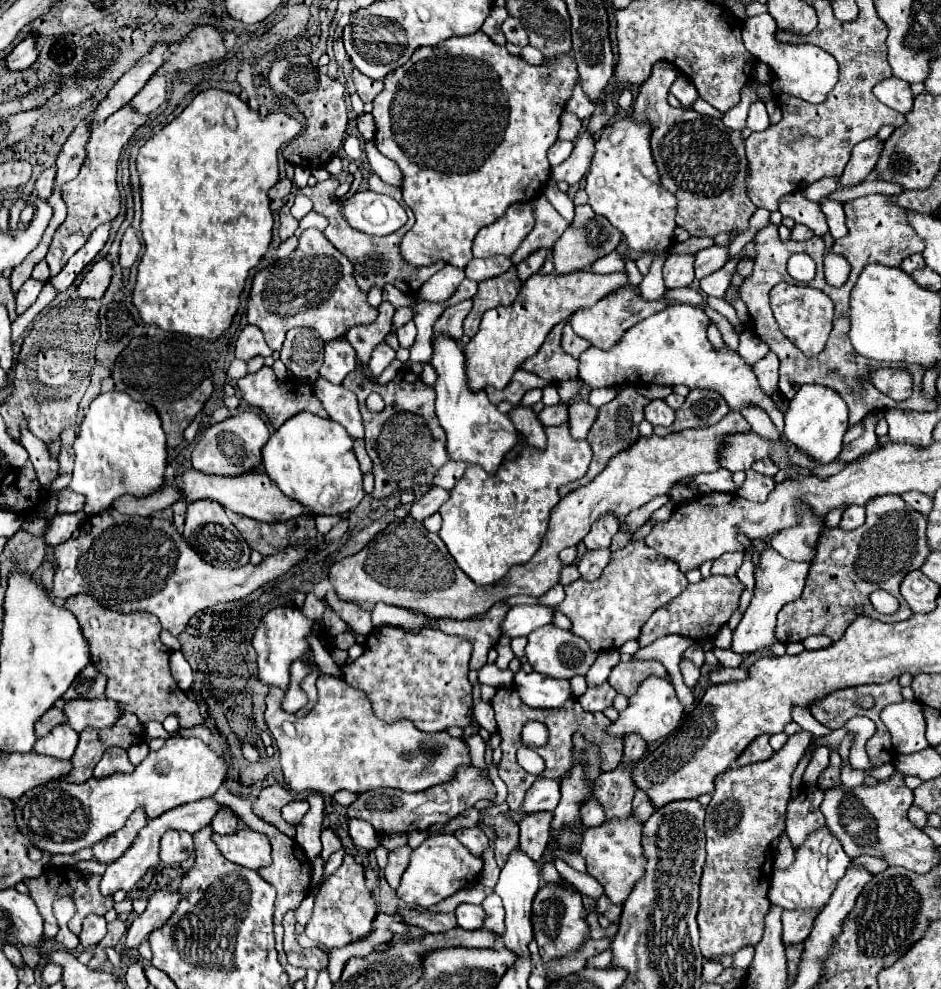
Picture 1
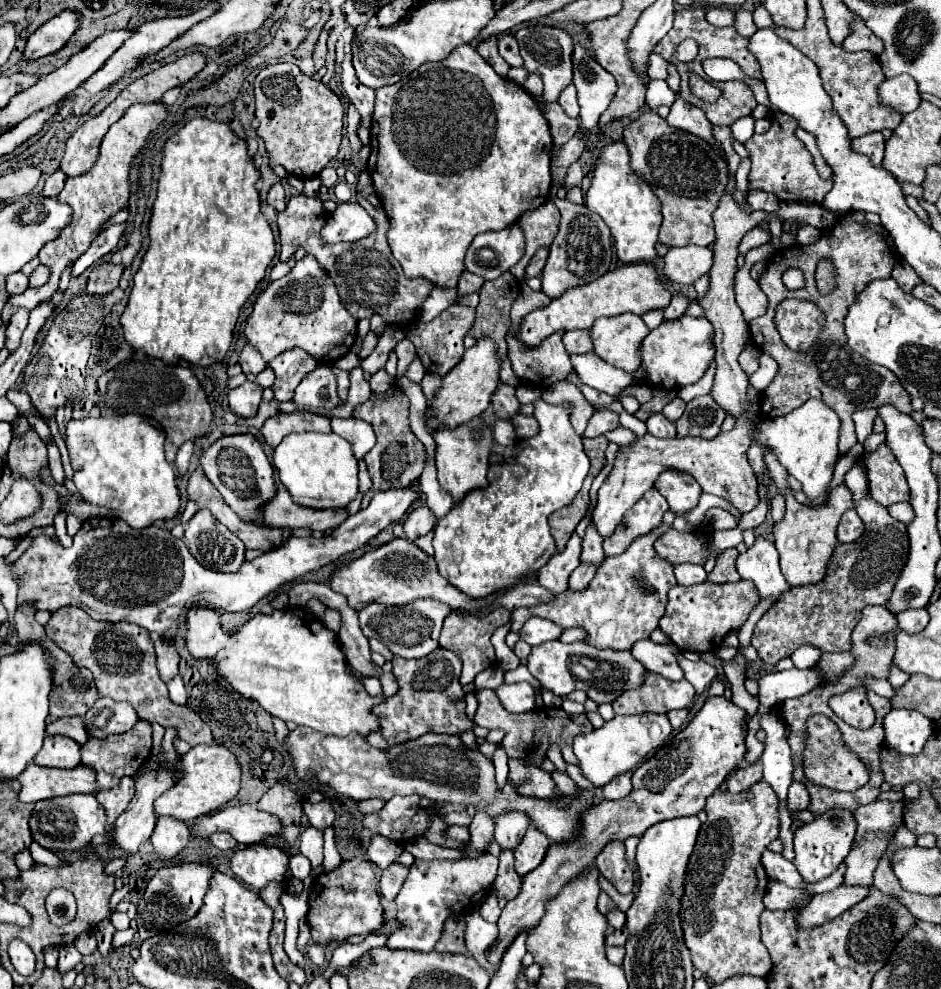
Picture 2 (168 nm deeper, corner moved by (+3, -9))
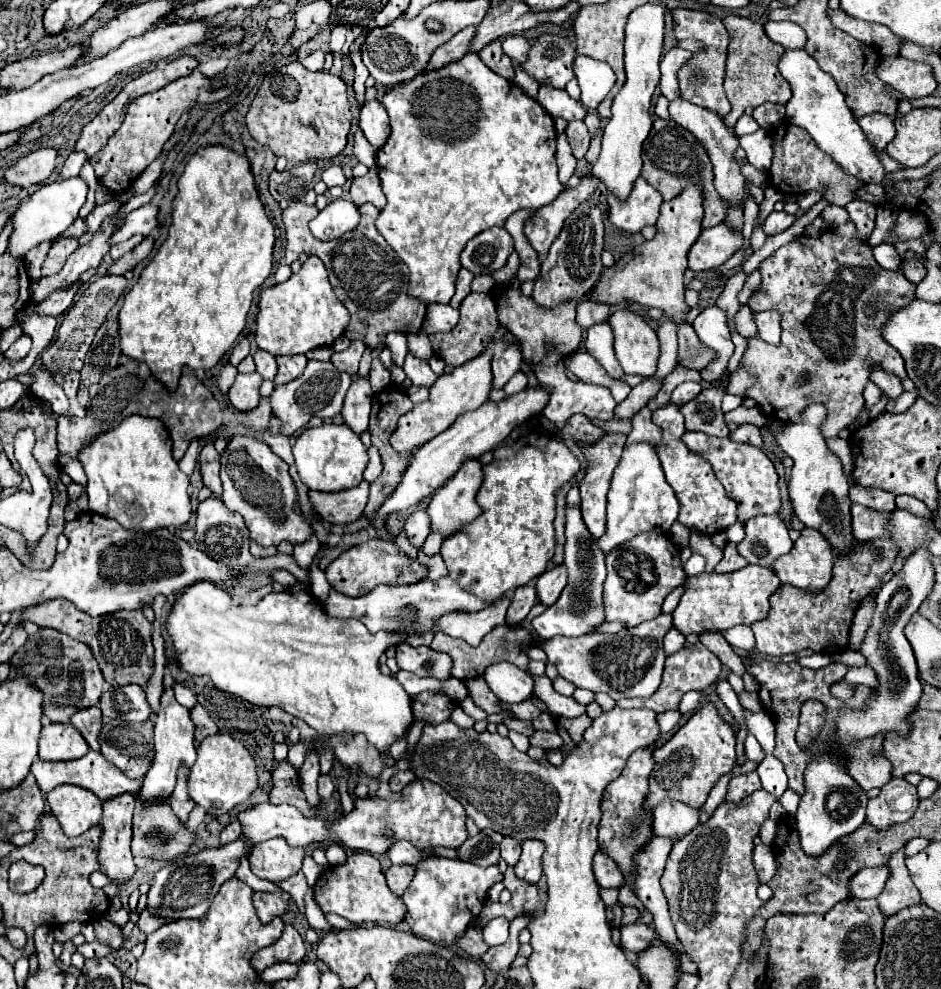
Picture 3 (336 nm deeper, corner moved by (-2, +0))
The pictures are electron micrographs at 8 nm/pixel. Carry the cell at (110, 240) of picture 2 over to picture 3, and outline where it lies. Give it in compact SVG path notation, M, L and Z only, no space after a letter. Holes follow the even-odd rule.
M147 203L139 209L135 209L133 213L129 213L123 221L121 227L115 229L115 233L109 239L109 245L117 245L125 239L129 239L131 235L141 233L143 237L147 237L153 229L157 227L157 205L155 203Z

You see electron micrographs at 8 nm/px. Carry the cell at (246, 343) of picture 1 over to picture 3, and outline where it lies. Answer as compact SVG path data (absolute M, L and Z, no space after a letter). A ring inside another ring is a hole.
M257 349L257 353L253 355L255 365L257 365L257 373L263 375L263 379L273 379L273 375L277 373L277 363L275 357L263 349Z

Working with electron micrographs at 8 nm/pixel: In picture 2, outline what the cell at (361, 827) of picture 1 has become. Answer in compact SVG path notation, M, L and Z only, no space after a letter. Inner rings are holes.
M372 836L370 844L366 846L368 858L378 866L378 868L388 868L390 864L398 862L398 856L404 852L404 844L396 840L388 840L384 836Z

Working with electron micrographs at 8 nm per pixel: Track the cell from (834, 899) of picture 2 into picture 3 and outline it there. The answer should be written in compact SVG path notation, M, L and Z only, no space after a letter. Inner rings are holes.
M885 865L873 869L861 869L849 879L849 895L857 899L873 899L881 893L887 877L889 871Z

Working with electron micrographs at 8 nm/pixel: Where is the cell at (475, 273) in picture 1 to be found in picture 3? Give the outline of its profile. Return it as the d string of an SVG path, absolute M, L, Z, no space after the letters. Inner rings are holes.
M461 269L459 271L459 277L457 277L457 291L455 291L455 295L451 297L451 301L449 301L449 305L451 307L459 307L461 305L461 301L471 293L471 281L473 281L475 277L471 275L471 271L467 271L467 269Z

